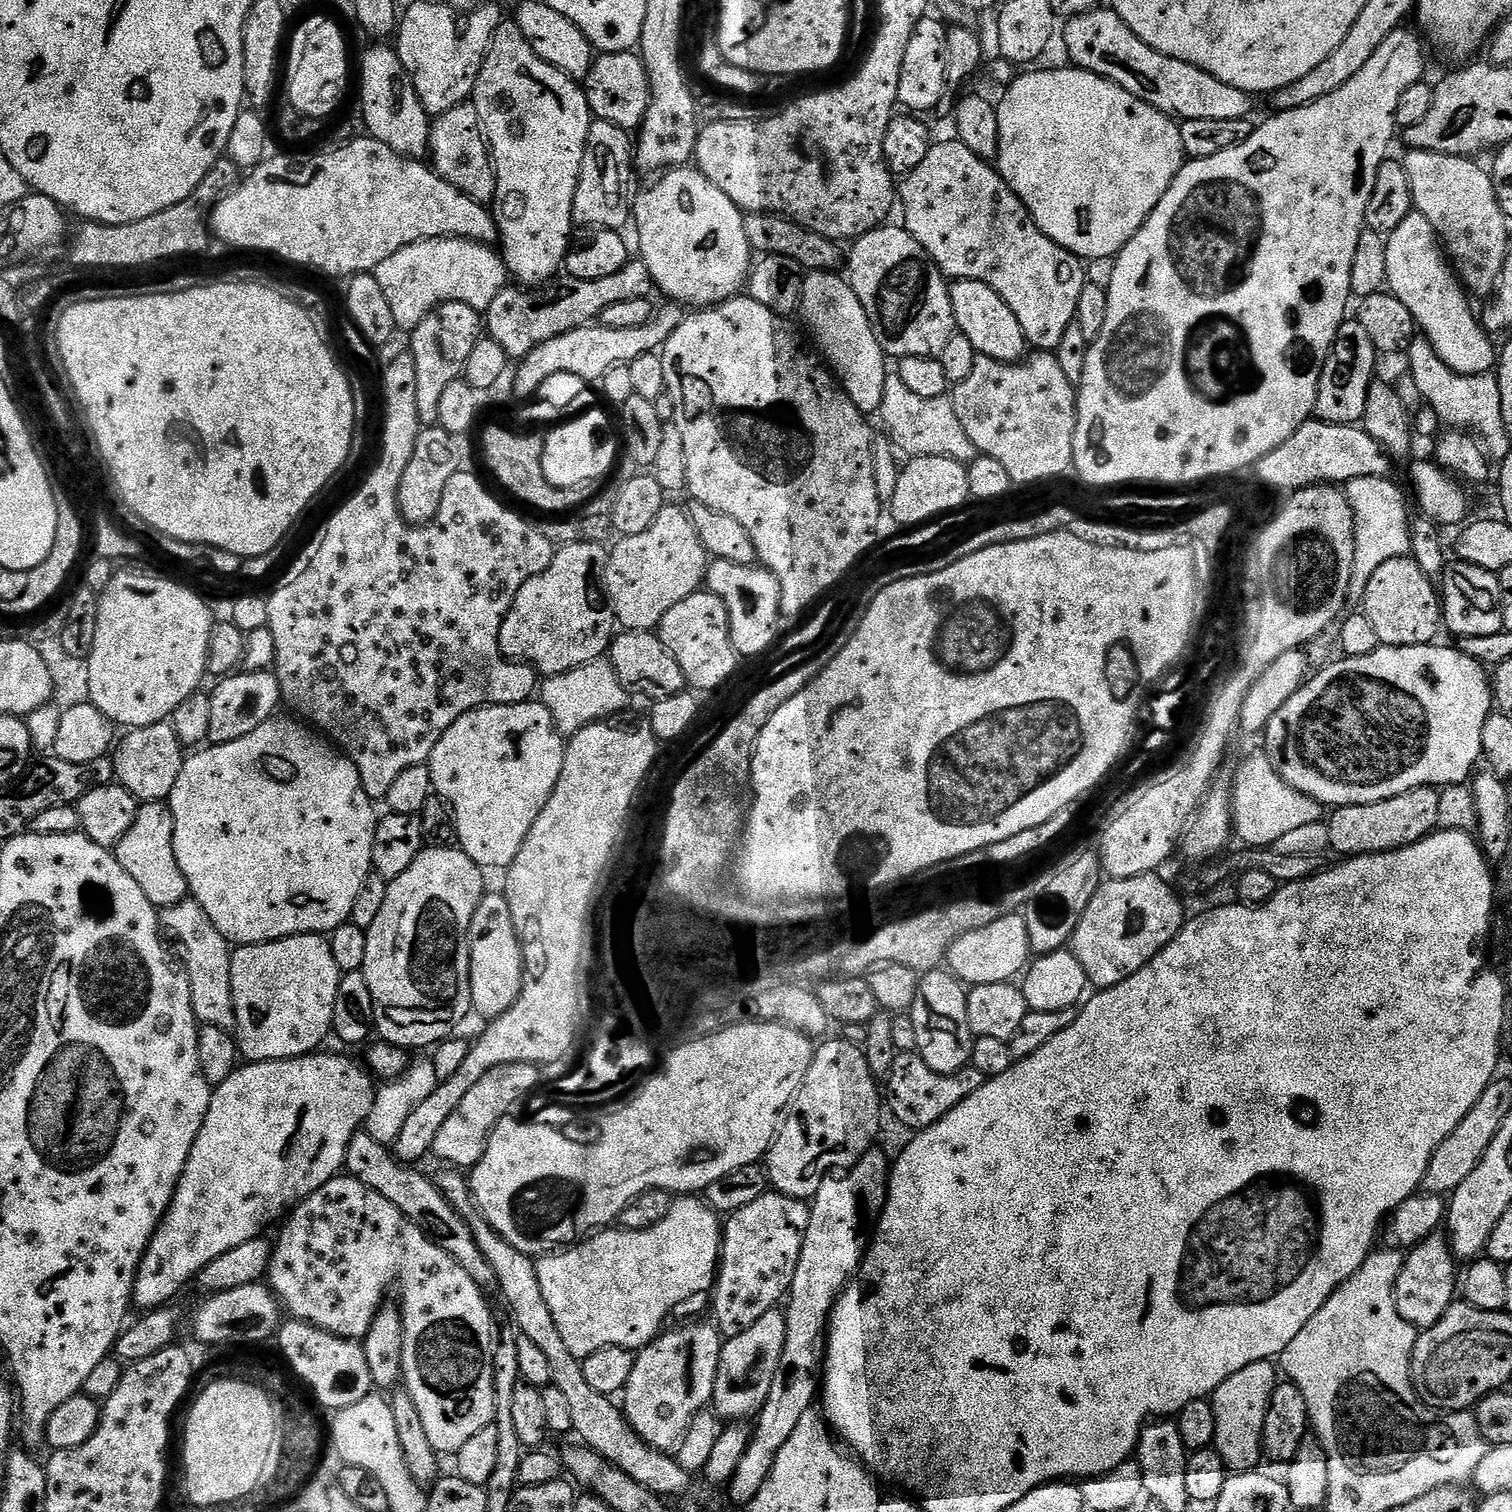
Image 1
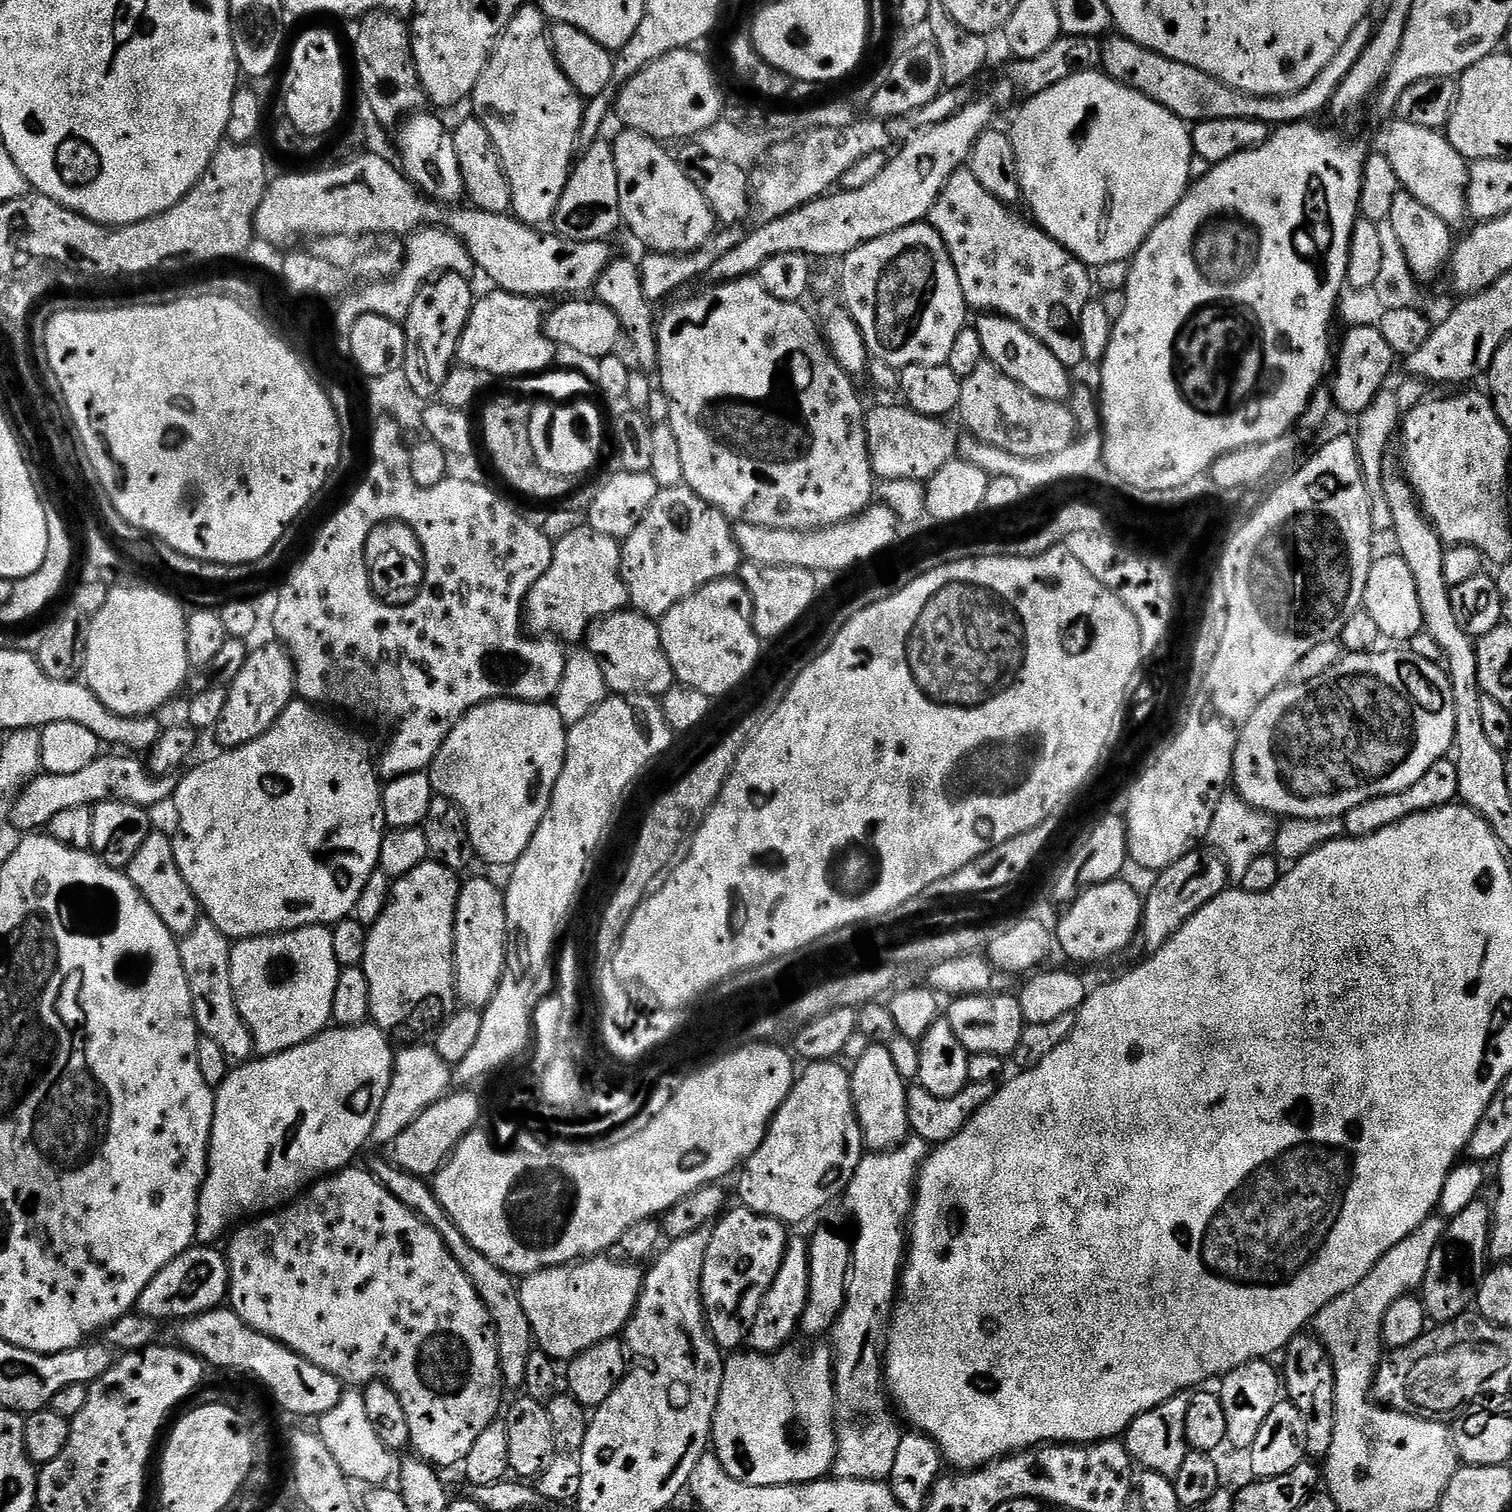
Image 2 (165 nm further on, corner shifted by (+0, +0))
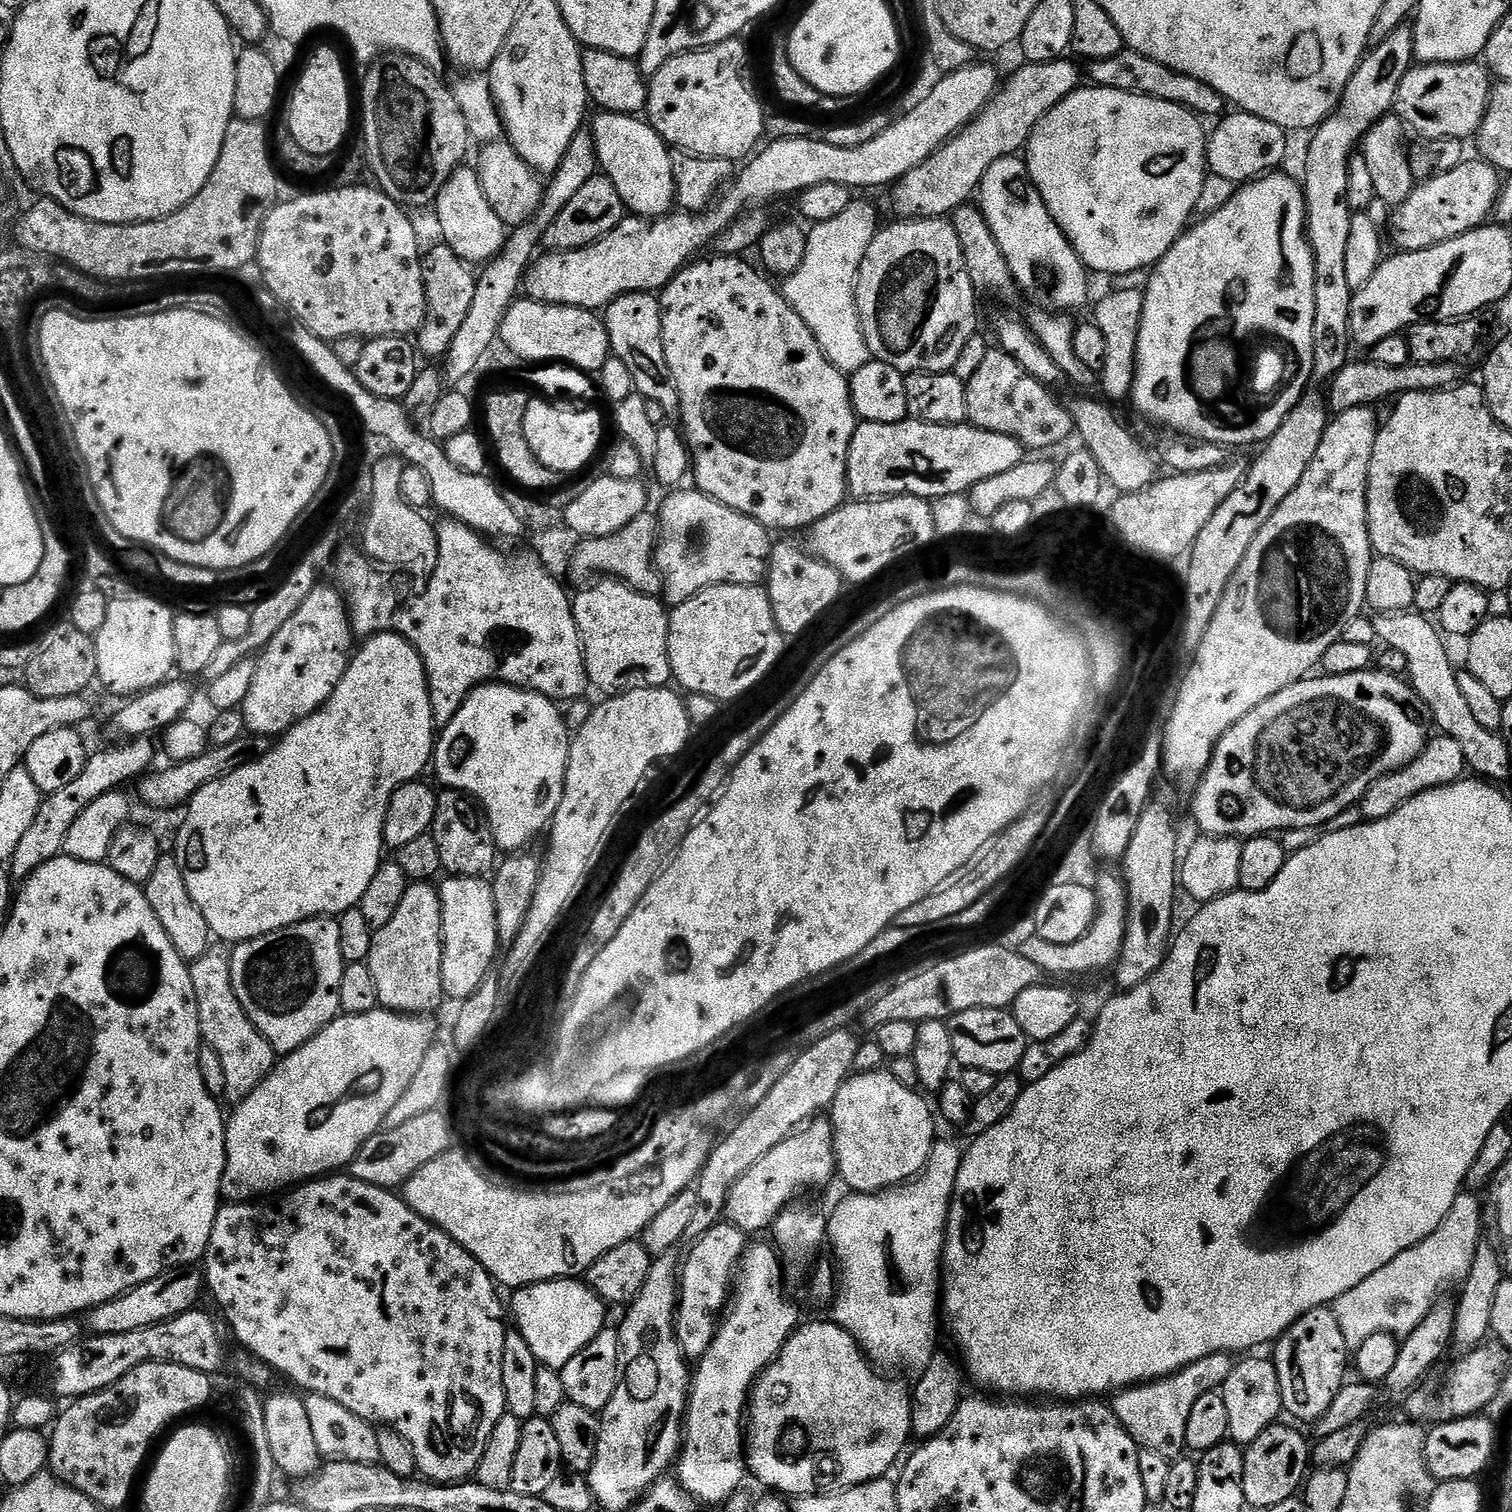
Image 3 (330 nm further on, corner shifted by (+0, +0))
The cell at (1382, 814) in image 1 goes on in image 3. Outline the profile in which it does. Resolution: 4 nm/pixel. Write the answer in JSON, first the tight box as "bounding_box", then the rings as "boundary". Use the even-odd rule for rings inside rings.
{"bounding_box":[1358,734,1467,822],"boundary":[[[1443,734],[1433,735],[1424,745],[1419,756],[1415,756],[1407,766],[1378,778],[1378,782],[1374,782],[1366,790],[1366,794],[1362,794],[1358,805],[1361,817],[1368,822],[1386,818],[1390,814],[1394,814],[1394,810],[1398,810],[1398,806],[1410,802],[1410,798],[1422,794],[1426,790],[1441,788],[1461,779],[1467,768],[1466,758],[1462,758],[1462,750],[1458,747],[1458,742],[1454,742],[1454,738]]]}

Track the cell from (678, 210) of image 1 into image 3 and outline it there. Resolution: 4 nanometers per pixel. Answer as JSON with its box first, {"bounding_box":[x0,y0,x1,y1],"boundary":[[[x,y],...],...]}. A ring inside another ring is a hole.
{"bounding_box":[590,111,676,218],"boundary":[[[601,111],[599,115],[590,124],[596,143],[596,162],[599,171],[610,182],[614,182],[625,209],[631,215],[645,218],[668,215],[676,204],[672,152],[669,145],[652,129],[647,119],[639,115],[606,111]]]}

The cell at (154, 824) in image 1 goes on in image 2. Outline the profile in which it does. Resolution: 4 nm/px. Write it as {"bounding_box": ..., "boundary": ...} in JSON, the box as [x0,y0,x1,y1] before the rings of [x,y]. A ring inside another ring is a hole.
{"bounding_box":[126,830,202,938],"boundary":[[[160,830],[152,831],[146,838],[146,842],[142,842],[138,854],[134,854],[134,862],[130,862],[126,875],[134,887],[140,891],[142,898],[150,902],[158,918],[162,918],[166,930],[170,930],[173,936],[179,938],[190,934],[190,930],[194,930],[194,926],[202,918],[202,909],[190,890],[186,878],[182,878],[182,870],[178,870],[176,846],[171,835],[168,837]]]}

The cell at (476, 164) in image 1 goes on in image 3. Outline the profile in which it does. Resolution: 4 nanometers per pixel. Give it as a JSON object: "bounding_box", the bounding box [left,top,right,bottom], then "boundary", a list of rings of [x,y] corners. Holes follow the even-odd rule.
{"bounding_box":[474,139,545,229],"boundary":[[[507,139],[491,140],[489,144],[480,144],[480,153],[476,156],[474,167],[478,174],[478,182],[482,182],[482,194],[486,194],[486,202],[490,202],[490,210],[502,218],[509,229],[525,224],[538,210],[540,200],[544,197],[545,185],[541,177],[514,150]]]}

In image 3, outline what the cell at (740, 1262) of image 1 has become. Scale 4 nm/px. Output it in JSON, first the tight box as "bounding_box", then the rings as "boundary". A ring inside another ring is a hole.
{"bounding_box":[676,1224,746,1361],"boundary":[[[715,1224],[706,1234],[695,1237],[688,1257],[678,1268],[678,1299],[676,1301],[676,1341],[689,1361],[699,1361],[716,1336],[718,1317],[725,1311],[734,1288],[734,1277],[740,1266],[740,1257],[746,1247],[746,1234],[733,1224]]]}

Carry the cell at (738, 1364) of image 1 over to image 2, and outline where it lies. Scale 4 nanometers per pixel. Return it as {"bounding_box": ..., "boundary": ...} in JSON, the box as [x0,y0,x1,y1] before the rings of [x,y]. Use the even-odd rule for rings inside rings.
{"bounding_box":[747,1239,810,1354],"boundary":[[[789,1239],[788,1249],[774,1278],[774,1286],[766,1290],[766,1298],[762,1298],[762,1306],[758,1309],[758,1318],[754,1318],[754,1326],[748,1335],[747,1347],[754,1352],[771,1354],[789,1347],[792,1335],[797,1335],[800,1319],[806,1310],[806,1302],[810,1294],[810,1254],[809,1241]]]}

